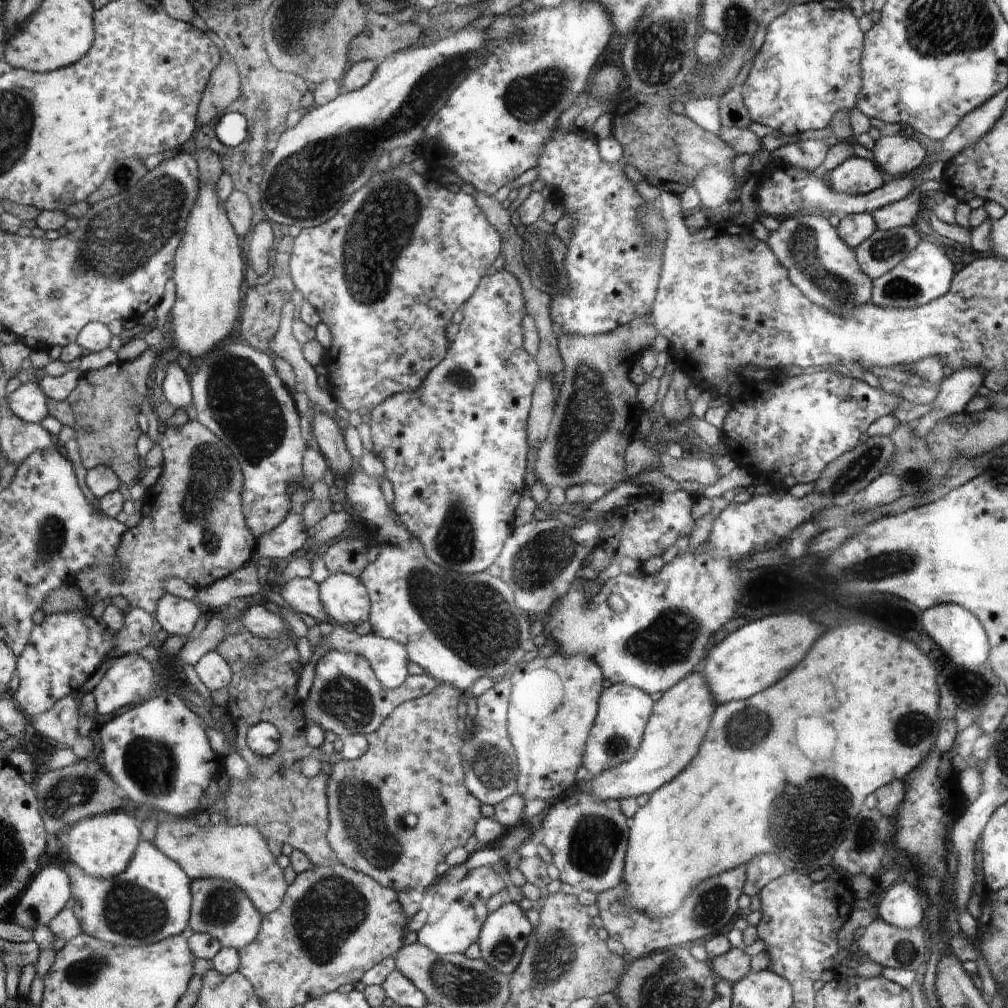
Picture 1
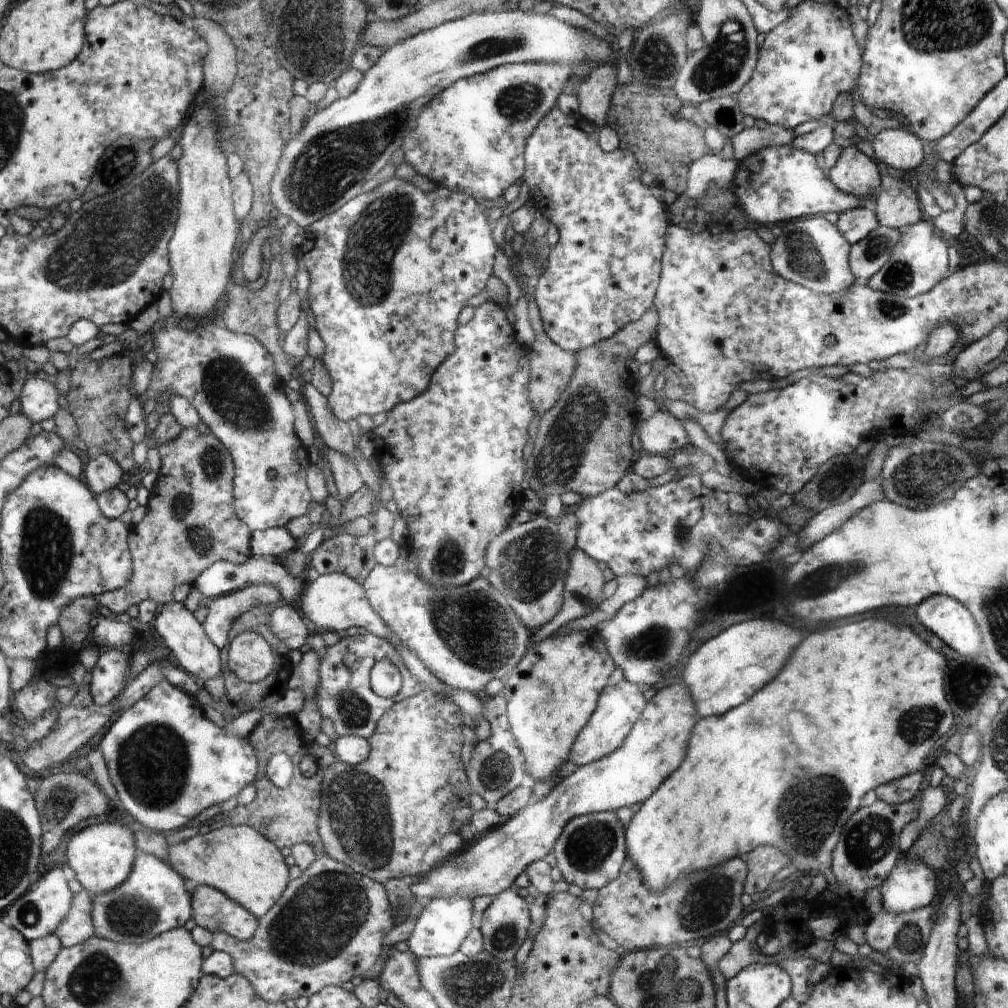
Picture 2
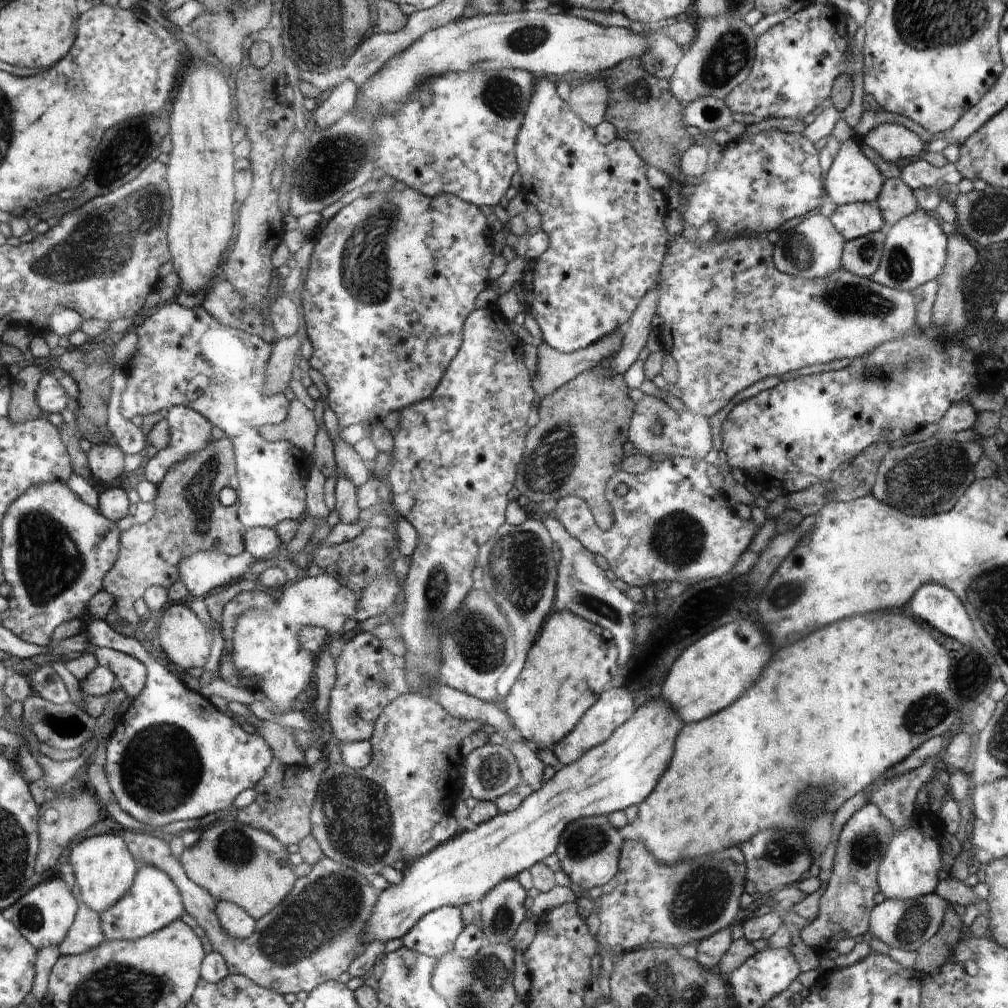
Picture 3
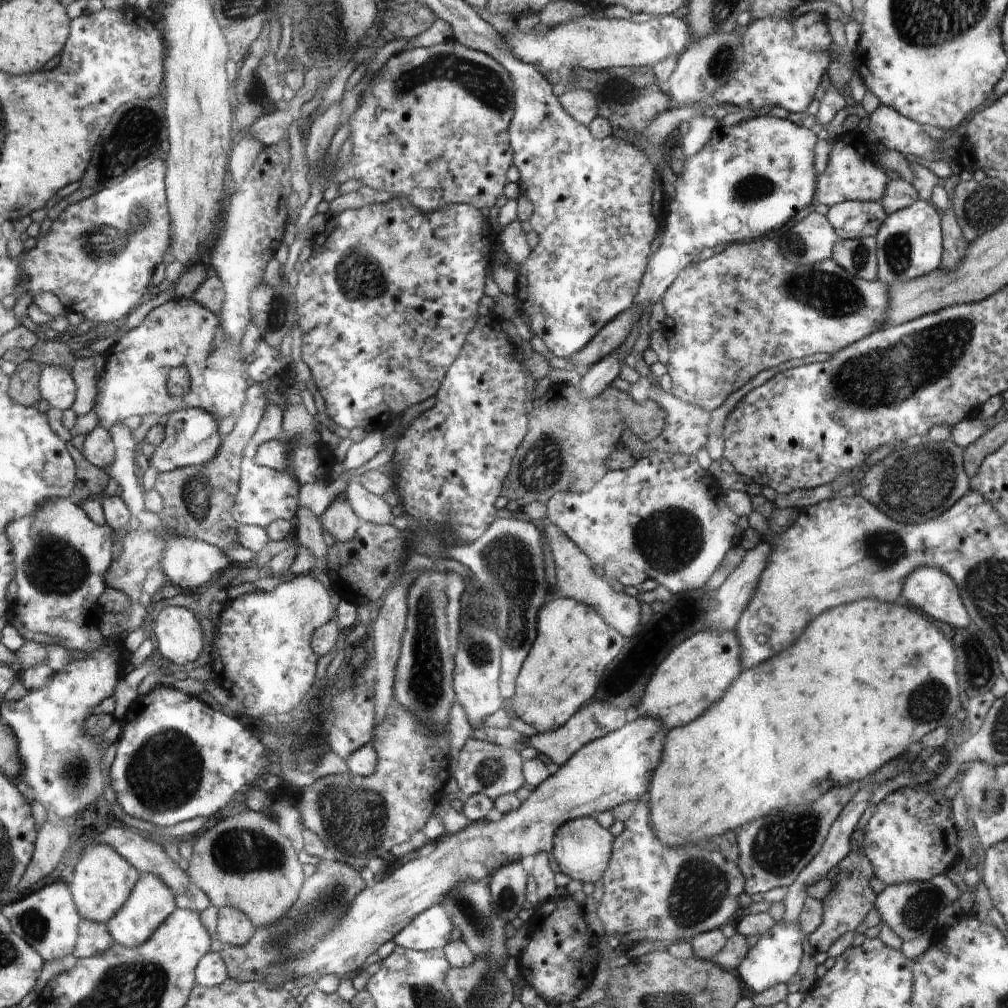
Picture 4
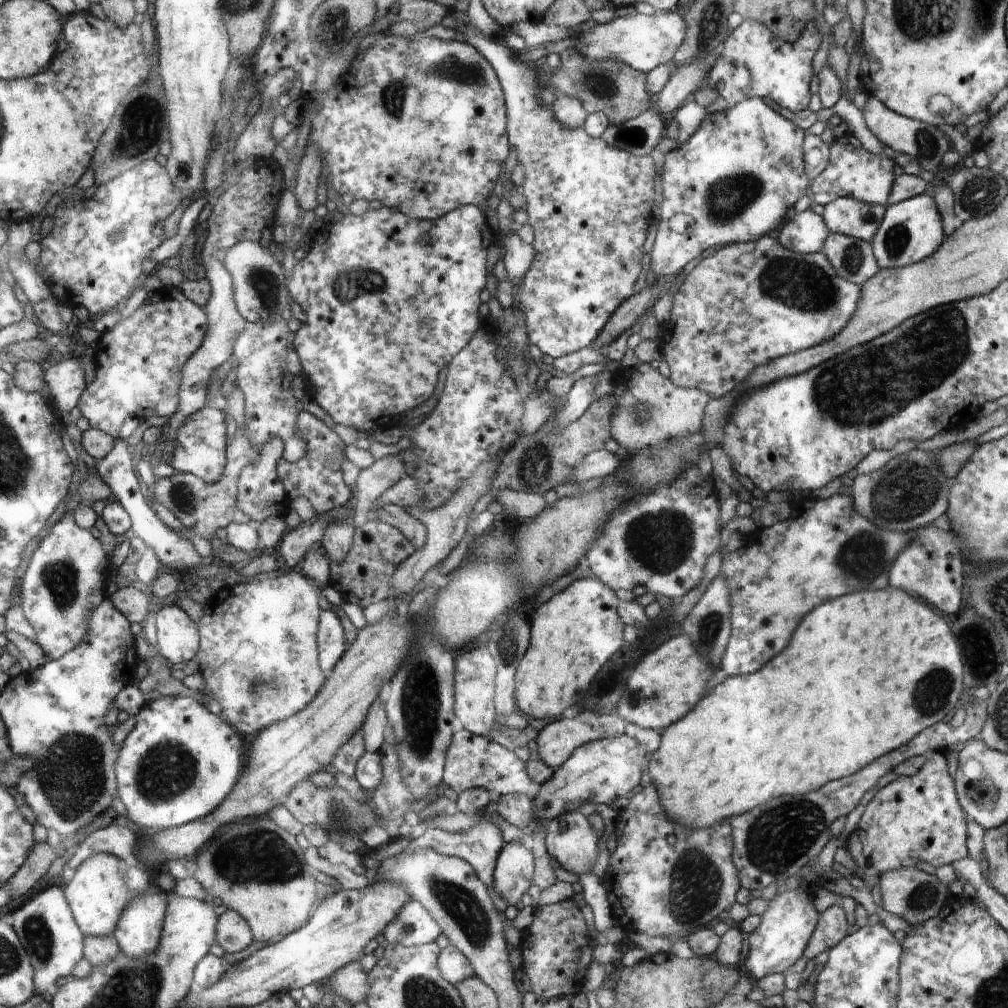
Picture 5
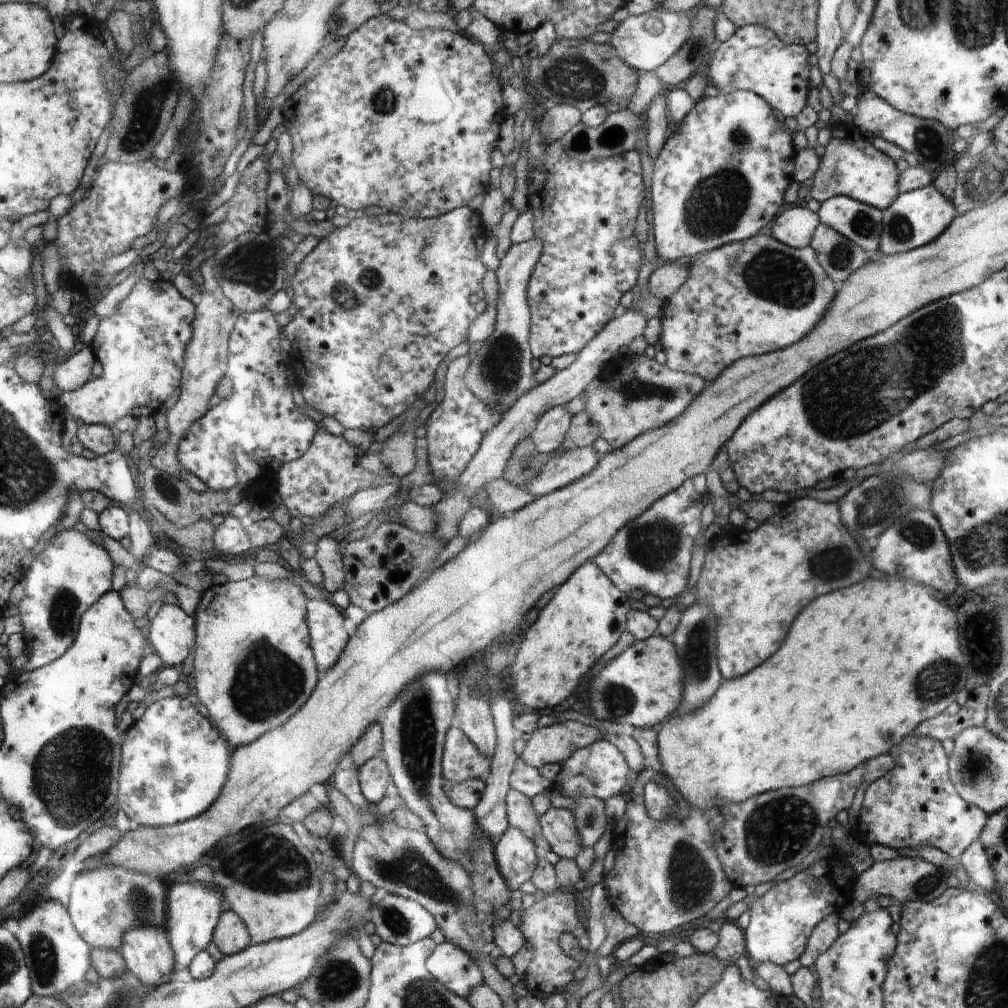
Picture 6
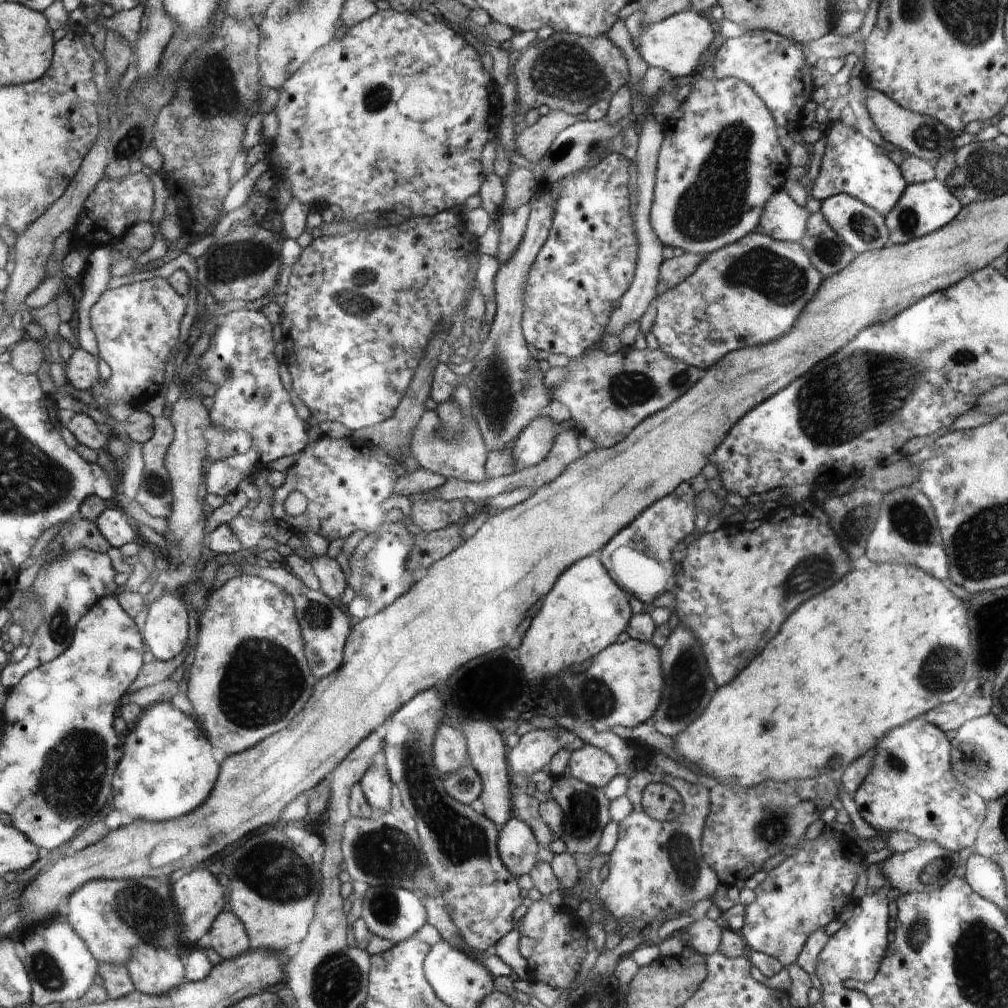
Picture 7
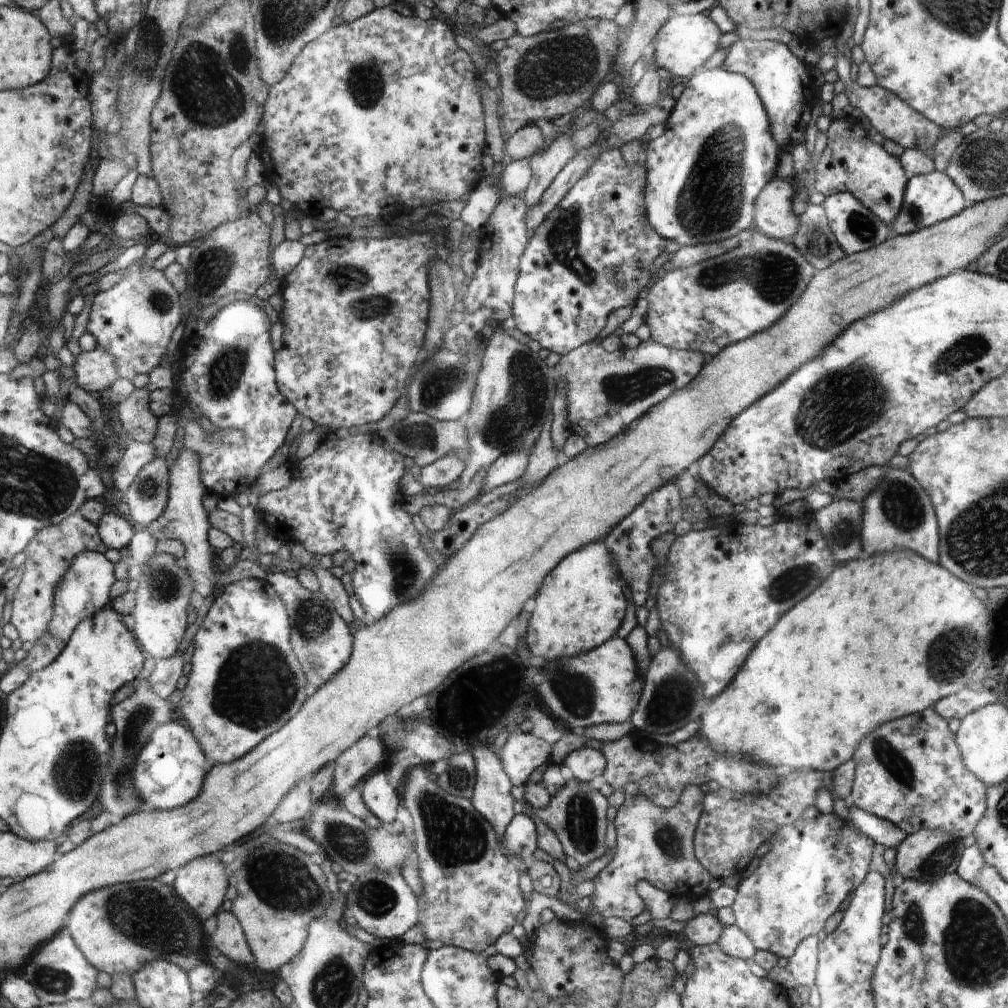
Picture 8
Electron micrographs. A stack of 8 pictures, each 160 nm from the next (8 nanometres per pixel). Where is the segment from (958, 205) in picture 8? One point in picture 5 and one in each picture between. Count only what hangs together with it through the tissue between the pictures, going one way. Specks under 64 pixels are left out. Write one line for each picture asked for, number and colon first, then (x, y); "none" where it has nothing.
5: (911, 230)
6: (916, 218)
7: (924, 207)

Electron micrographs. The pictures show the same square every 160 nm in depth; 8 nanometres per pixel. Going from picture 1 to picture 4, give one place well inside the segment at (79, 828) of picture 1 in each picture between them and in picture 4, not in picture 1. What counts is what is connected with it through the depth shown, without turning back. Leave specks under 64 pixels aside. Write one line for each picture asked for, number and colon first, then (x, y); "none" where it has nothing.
2: (102, 856)
3: (104, 871)
4: (101, 881)

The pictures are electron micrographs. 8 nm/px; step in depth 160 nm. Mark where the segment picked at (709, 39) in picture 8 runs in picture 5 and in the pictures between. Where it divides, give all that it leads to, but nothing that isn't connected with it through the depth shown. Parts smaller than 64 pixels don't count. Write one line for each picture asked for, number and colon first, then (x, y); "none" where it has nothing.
5: (643, 42)
6: (644, 42)
7: (674, 44)

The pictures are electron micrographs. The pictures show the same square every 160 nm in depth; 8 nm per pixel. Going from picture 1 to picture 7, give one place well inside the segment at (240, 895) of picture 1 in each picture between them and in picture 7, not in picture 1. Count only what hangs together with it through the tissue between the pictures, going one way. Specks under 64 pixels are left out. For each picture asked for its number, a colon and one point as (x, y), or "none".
2: (213, 910)
3: (237, 923)
4: (234, 928)
5: (234, 934)
6: (232, 935)
7: (228, 938)

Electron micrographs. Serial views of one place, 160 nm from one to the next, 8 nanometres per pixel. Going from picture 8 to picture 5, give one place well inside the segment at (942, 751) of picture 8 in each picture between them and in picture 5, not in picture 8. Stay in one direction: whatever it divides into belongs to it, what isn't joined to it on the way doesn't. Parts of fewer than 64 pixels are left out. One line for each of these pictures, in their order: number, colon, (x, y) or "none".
5: (918, 817)
6: (915, 804)
7: (911, 787)

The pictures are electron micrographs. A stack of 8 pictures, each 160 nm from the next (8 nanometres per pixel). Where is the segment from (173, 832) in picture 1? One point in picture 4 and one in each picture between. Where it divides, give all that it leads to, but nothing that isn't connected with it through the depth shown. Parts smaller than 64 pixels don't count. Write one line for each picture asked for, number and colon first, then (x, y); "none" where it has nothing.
2: (240, 862)
3: (233, 862)
4: (246, 862)

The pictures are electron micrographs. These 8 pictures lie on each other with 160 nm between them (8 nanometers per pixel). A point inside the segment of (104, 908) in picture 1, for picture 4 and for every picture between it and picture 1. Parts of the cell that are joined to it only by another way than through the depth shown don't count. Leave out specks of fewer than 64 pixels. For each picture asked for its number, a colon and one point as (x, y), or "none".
2: (154, 900)
3: (154, 901)
4: (152, 902)

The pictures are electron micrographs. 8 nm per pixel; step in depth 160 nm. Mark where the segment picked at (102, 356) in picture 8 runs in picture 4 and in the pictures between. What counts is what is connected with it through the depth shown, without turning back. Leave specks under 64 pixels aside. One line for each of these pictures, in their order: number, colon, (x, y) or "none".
4: (58, 388)
5: (66, 381)
6: (76, 371)
7: (81, 370)

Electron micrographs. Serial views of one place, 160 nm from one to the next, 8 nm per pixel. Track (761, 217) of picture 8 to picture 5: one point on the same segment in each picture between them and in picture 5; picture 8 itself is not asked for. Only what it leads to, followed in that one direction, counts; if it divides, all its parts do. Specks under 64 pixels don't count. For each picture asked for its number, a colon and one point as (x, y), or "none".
5: (806, 232)
6: (795, 227)
7: (784, 220)

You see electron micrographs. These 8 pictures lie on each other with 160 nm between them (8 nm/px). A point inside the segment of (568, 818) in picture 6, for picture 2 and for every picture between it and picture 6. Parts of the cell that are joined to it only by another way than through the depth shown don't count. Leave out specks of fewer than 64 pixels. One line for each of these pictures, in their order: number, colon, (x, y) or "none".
2: (590, 852)
3: (589, 851)
4: (583, 849)
5: (571, 838)

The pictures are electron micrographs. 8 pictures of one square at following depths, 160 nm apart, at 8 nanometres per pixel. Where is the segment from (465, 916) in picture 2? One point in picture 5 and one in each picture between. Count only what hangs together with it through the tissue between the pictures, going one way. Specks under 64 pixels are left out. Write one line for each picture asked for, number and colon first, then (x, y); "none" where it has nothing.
3: (435, 935)
4: (431, 930)
5: (414, 925)

